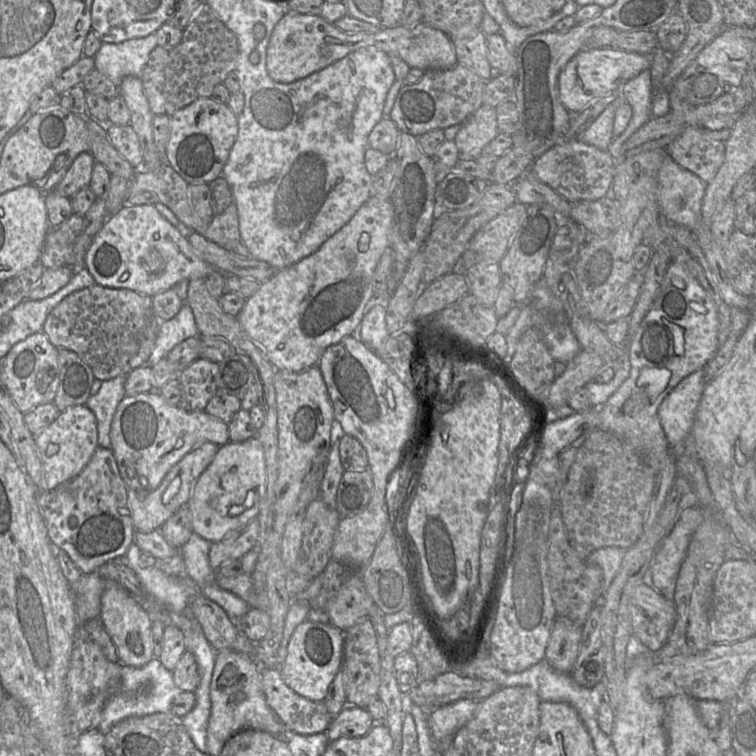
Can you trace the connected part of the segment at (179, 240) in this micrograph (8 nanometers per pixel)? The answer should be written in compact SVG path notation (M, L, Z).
M124 205L118 212L109 215L93 238L83 266L99 286L130 289L150 297L172 289L183 279L206 278L215 270L197 255L186 234L175 228L154 205Z

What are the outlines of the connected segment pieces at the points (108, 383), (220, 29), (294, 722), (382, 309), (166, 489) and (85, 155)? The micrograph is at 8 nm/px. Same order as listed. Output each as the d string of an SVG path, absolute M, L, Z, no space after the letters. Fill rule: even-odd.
M127 374L104 380L99 391L91 395L86 405L95 415L98 429L98 446L111 448L110 429L118 404L126 396Z
M203 6L183 29L182 40L174 47L157 45L143 68L143 92L152 114L171 116L198 98L209 98L216 85L234 71L238 43L230 31L208 7Z
M261 668L266 702L288 731L311 735L326 733L333 717L324 702L309 700L289 688L280 670Z
M376 304L366 310L357 329L357 337L371 349L385 342L390 333L386 325L386 304Z
M201 442L170 469L155 490L151 492L136 492L133 489L128 489L128 501L136 532L149 533L159 530L175 511L187 505L194 484L212 462L218 448L219 446L212 442Z
M89 151L80 153L53 190L63 196L72 198L81 189L89 187L95 163L96 160Z

